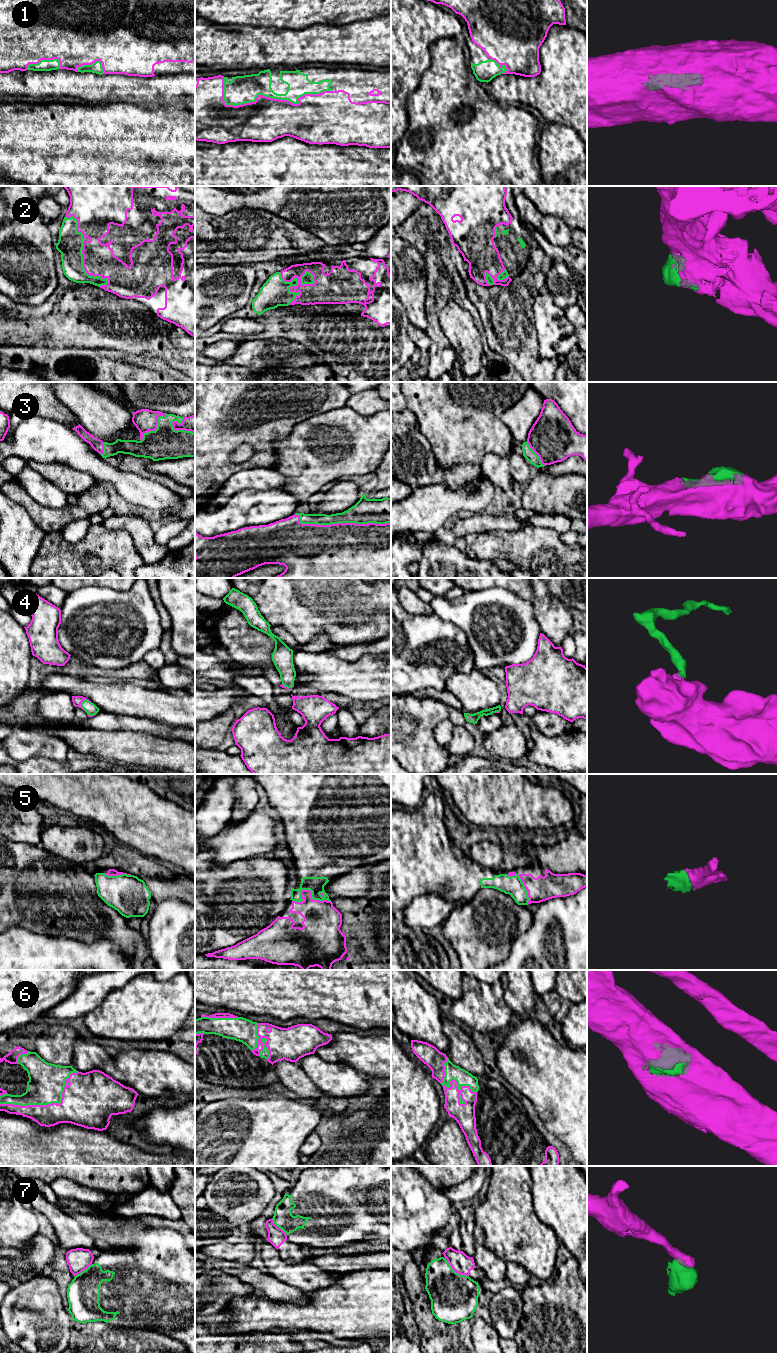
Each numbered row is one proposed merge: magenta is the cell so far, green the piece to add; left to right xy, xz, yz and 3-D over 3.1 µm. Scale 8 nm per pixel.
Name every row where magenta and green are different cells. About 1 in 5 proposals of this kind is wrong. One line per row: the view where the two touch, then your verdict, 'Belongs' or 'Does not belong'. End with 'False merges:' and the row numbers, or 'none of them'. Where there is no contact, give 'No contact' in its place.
1: Touches magenta in xz. Belongs
2: Touches magenta in xy. Belongs
3: Touches magenta in xz. Belongs
4: Touches magenta in xy. Belongs
5: Touches magenta in xz. Belongs
6: Touches magenta in xy. Belongs
7: Touches magenta in yz. Does not belong
False merges: 7

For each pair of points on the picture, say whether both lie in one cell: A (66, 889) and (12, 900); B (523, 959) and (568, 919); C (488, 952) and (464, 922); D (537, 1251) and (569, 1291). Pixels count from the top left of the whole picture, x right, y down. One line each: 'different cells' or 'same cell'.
A: same cell
B: same cell
C: same cell
D: different cells

